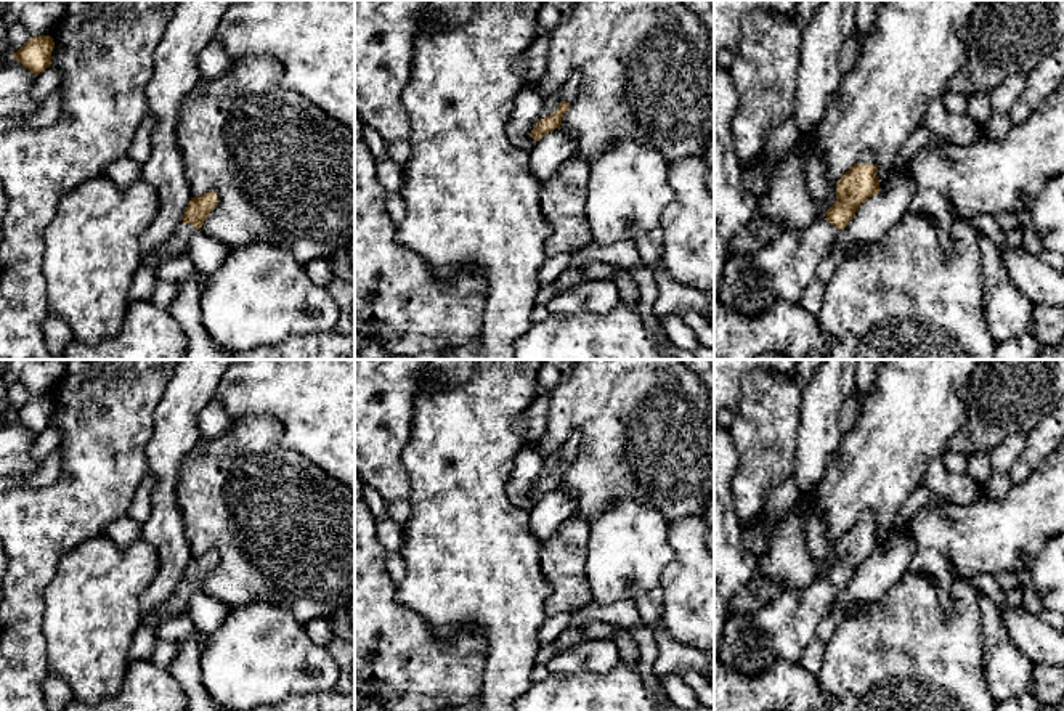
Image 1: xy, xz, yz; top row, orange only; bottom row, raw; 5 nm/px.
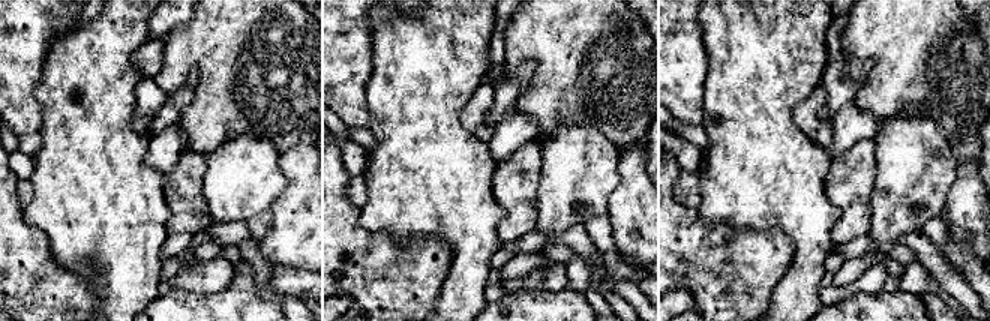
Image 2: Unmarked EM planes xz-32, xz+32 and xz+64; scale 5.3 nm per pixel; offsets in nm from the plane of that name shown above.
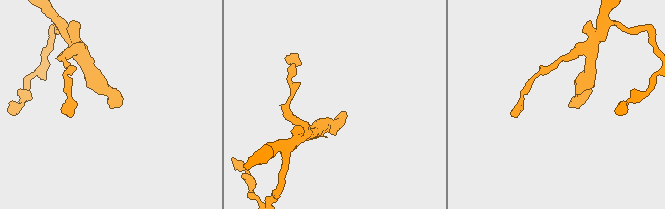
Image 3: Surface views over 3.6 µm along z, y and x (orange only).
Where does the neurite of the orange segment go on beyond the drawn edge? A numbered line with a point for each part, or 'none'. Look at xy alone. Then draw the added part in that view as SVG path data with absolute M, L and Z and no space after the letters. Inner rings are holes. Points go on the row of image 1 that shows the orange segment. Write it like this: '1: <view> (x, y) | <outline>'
1: xy (145, 281) | M181 223L165 244L146 262L140 265L128 290L128 302L149 300L156 286L157 268L170 258L186 255L189 239L197 230L188 223Z

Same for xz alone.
1: xz (551, 103) | M563 90L550 96L542 96L542 114L539 120L555 112L562 101L563 101Z

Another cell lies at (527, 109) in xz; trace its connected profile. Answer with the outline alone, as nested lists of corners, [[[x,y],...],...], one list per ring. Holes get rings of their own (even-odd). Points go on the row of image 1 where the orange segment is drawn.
[[[533,85],[522,88],[514,101],[514,109],[506,124],[506,133],[512,144],[530,152],[536,141],[531,130],[542,114],[542,96]]]

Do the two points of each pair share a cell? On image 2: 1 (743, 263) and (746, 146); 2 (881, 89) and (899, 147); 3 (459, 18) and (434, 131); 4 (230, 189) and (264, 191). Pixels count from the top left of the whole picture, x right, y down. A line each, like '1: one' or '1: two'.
1: two
2: two
3: one
4: one

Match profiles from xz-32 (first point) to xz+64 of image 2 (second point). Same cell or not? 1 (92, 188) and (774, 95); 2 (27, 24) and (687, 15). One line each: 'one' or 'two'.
1: one
2: one

